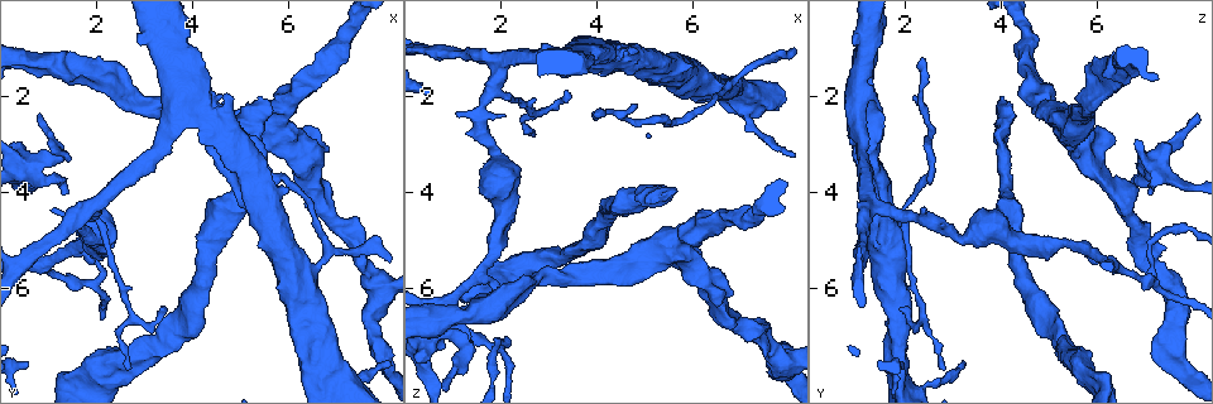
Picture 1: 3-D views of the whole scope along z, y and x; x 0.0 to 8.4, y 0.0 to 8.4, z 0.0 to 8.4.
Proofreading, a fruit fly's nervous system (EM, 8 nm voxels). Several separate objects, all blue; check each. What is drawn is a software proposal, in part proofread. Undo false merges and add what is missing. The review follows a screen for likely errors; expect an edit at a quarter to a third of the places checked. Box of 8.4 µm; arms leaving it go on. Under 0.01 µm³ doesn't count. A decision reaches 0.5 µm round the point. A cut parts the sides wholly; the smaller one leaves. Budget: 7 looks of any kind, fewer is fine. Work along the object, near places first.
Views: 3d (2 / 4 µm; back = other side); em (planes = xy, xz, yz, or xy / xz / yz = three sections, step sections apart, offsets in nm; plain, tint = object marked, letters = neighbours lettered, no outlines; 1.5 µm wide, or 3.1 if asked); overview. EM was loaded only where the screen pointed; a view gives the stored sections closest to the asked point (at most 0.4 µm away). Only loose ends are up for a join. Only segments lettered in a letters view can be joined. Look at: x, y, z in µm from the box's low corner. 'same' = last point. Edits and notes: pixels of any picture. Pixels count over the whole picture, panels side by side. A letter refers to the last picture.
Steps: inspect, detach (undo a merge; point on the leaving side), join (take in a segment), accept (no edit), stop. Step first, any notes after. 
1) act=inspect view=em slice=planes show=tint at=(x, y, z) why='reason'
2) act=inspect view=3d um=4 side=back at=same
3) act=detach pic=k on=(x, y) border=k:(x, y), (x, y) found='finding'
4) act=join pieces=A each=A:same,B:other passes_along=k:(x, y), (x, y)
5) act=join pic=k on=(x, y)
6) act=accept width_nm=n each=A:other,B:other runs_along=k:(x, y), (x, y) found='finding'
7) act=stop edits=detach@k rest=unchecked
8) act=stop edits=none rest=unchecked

act=inspect view=3d um=2 at=(1.30, 3.30, 7.25) why='sharp bend'

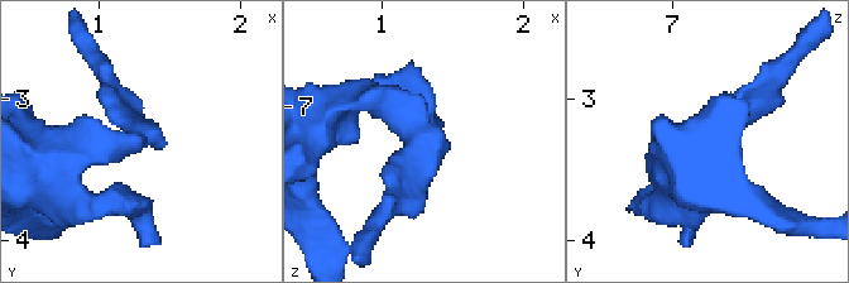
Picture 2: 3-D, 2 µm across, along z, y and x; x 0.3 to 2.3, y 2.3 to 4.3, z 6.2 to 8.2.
act=inspect view=em slice=yz step=4 show=tint at=(1.28, 3.28, 7.18) why='need the tissue'

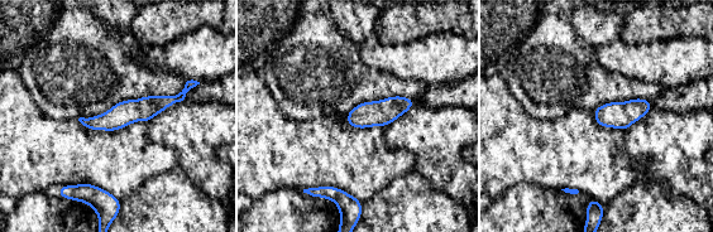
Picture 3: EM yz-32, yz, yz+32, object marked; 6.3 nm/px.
act=inspect view=em slice=yz step=4 show=letters at=same why='what lies round it'

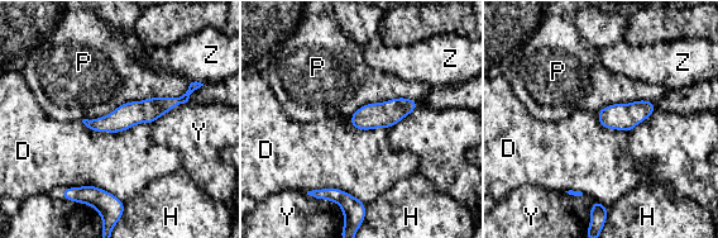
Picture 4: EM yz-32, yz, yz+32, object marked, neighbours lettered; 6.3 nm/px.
act=accept each=D:other,H:other,P:other,Y:other,Z:other border=4:(81, 122), (108, 132), (152, 124) found='one neuron here'

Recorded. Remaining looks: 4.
act=inspect view=3d um=4 at=(4.00, 1.25, 2.35) why='end of a long branch'

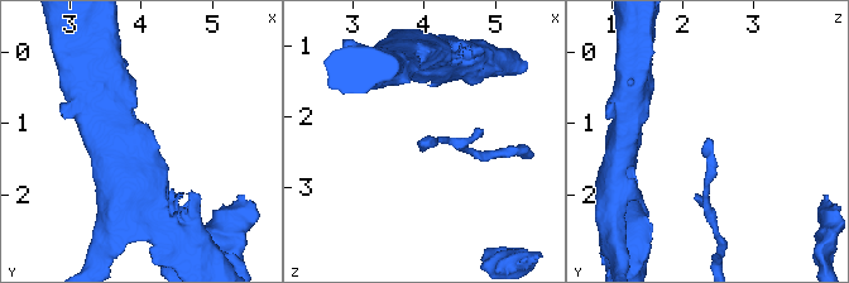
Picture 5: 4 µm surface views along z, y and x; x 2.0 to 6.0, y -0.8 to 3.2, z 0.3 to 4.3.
act=inspect view=em slice=planes show=letters at=(3.95, 1.25, 2.35)

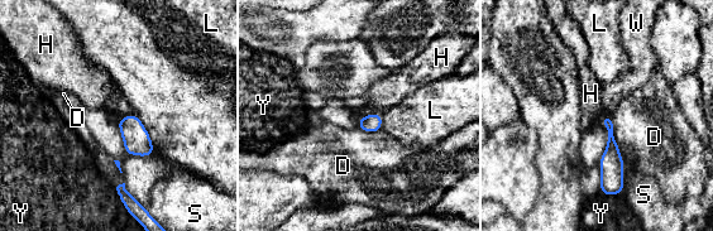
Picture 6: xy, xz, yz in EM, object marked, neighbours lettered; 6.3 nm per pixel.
act=accept longest_contact=D:340nm each=D:other,H:other,L:other,S:other,W:other,Y:other runs_along=6:(606, 118), (611, 130), (611, 192) found='none of them fits'

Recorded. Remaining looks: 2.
act=inspect view=3d um=2 at=(3.30, 6.40, 1.95) why='thin end'

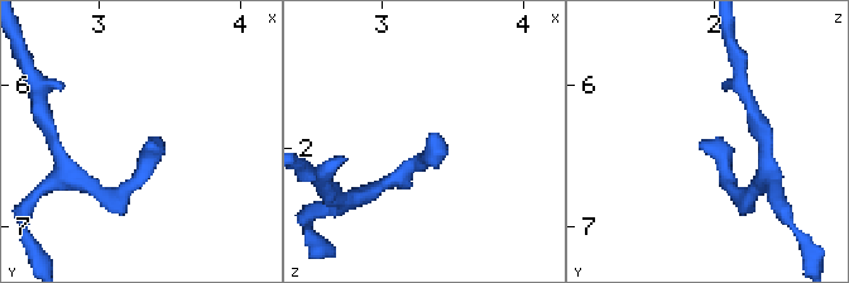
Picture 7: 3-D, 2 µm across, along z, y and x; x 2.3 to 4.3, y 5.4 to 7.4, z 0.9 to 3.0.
act=inspect view=em slice=planes show=letters at=(3.36, 6.40, 1.88) why='now the EM'

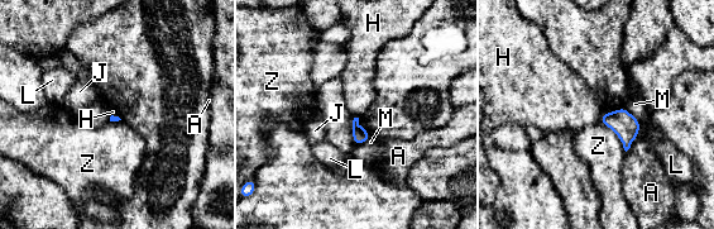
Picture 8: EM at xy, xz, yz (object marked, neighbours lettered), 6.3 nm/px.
act=accept longest_contact=Z:260nm each=A:other,H:other,J:other,L:other,M:other,Z:other found='no lettered segment goes on from it'

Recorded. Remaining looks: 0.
act=stop edits=none rest=unchecked

